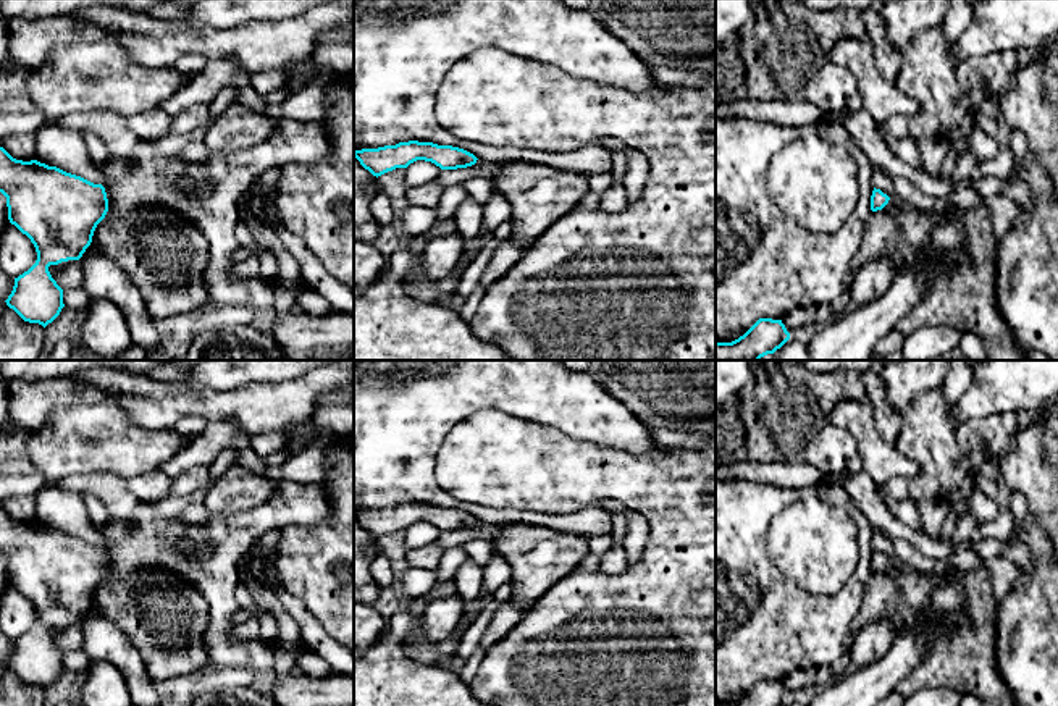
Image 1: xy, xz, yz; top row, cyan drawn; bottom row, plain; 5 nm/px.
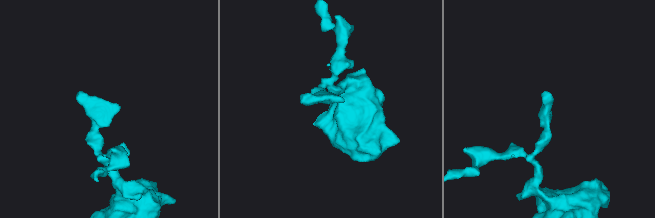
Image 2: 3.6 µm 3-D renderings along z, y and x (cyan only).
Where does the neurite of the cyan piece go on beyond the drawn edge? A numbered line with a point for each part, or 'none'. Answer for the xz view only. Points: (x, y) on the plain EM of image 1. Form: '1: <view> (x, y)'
none

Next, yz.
none

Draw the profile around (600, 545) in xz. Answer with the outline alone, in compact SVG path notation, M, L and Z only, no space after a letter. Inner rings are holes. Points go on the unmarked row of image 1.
M611 533L591 535L586 538L586 541L590 551L599 557L602 557L614 543Z

